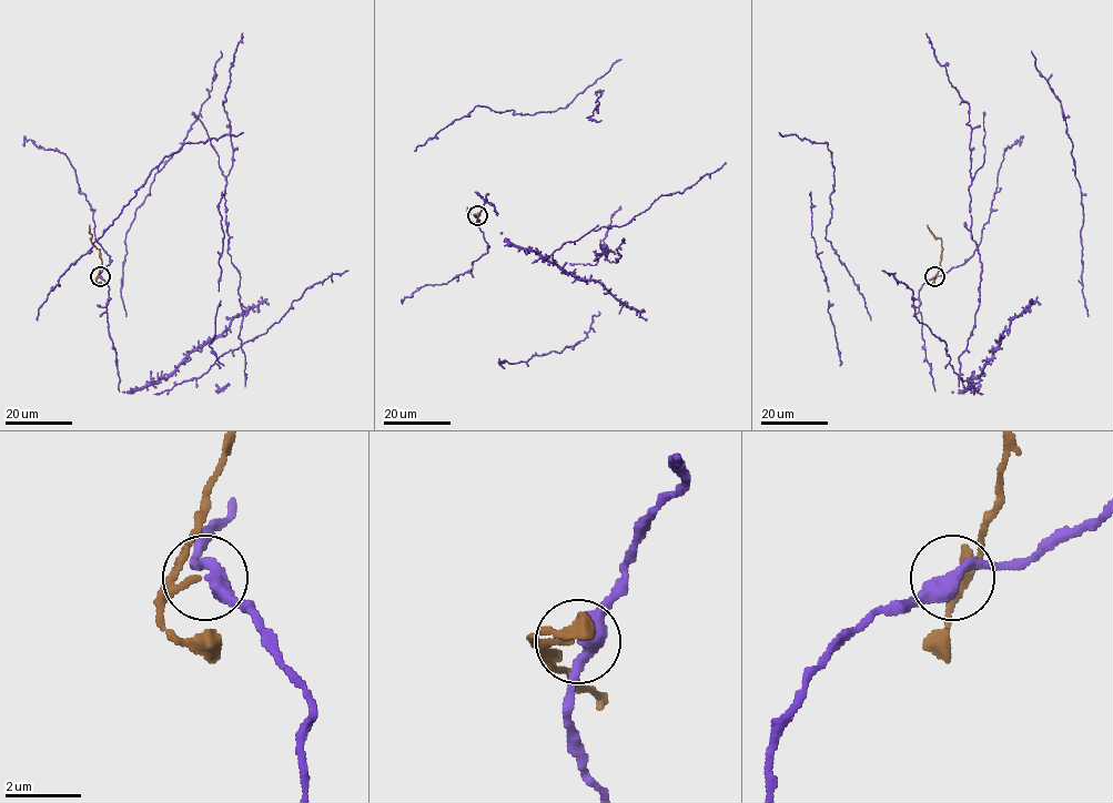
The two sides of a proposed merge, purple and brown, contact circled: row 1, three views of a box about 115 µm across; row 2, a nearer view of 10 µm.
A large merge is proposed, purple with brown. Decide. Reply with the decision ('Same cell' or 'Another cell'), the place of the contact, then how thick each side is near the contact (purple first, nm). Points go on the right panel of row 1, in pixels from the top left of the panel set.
Another cell. Place: (934, 276). Thickness 400 nm (purple) against 130 nm

